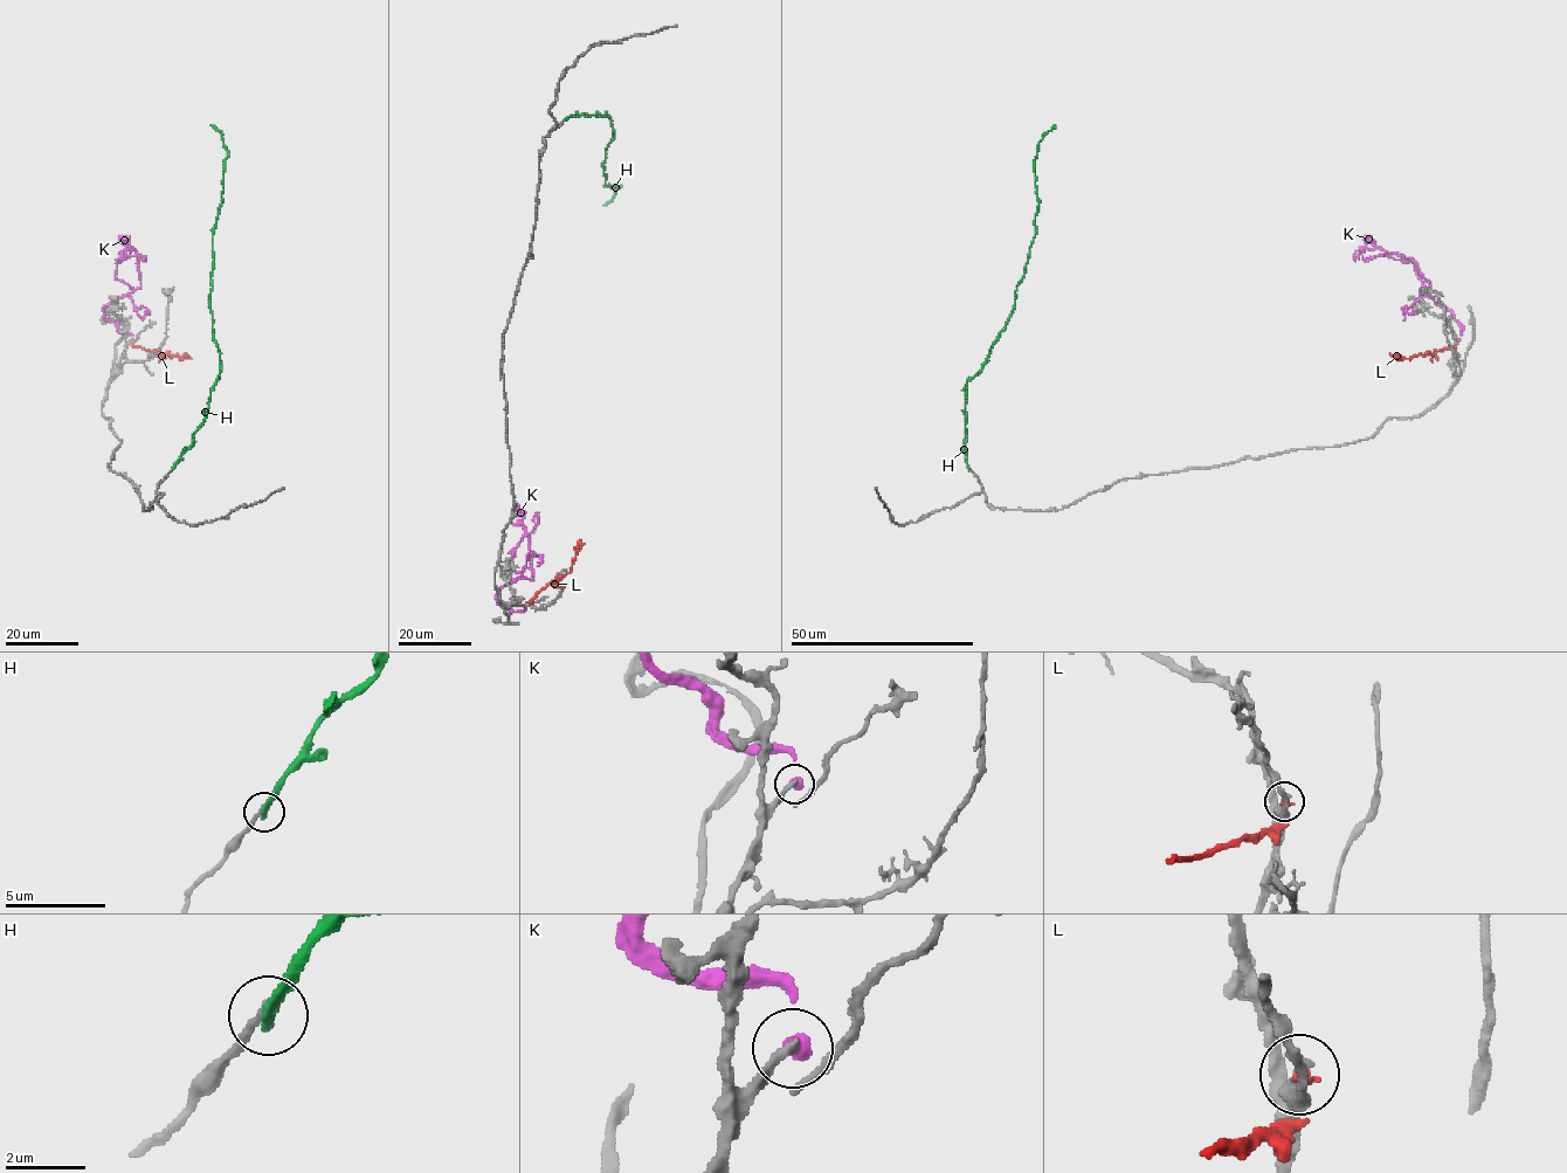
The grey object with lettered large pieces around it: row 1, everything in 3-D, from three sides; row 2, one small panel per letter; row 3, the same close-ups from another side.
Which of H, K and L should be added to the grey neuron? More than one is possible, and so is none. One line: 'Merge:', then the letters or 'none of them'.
Merge: none of them

